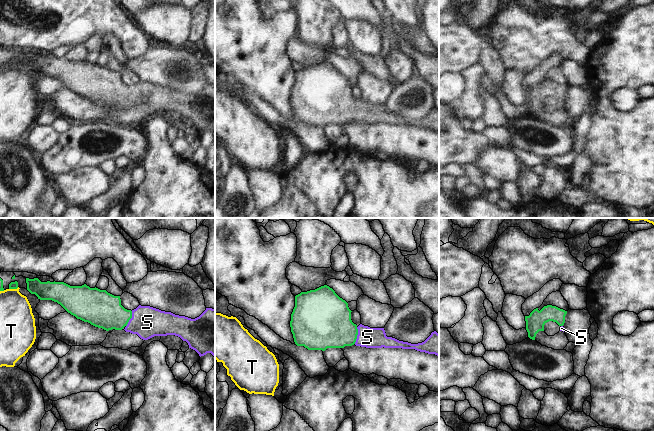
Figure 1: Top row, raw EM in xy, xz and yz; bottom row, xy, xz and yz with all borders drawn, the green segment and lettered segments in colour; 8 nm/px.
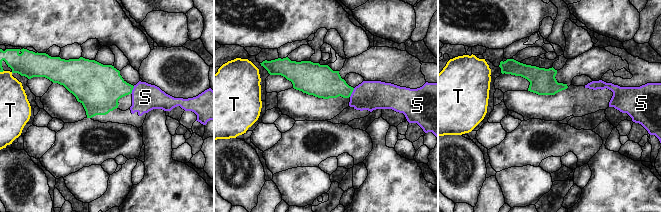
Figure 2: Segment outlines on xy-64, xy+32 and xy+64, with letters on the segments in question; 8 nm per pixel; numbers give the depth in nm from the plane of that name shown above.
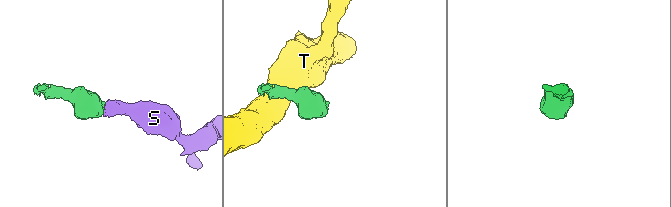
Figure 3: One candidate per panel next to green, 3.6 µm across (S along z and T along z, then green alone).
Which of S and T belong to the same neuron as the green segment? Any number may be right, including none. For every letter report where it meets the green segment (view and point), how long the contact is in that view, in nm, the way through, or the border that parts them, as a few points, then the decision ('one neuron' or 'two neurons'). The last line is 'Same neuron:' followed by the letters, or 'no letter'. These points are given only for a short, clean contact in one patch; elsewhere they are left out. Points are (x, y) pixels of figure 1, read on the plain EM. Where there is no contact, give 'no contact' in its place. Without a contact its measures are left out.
S: contact xz (357, 110); length 140 nm; way xz (328, 100), (338, 107), (357, 110), (367, 113); one neuron
T: contact xy (13, 64); length 80 nm; border xy (18, 63), (9, 65); two neurons
Same neuron: S

